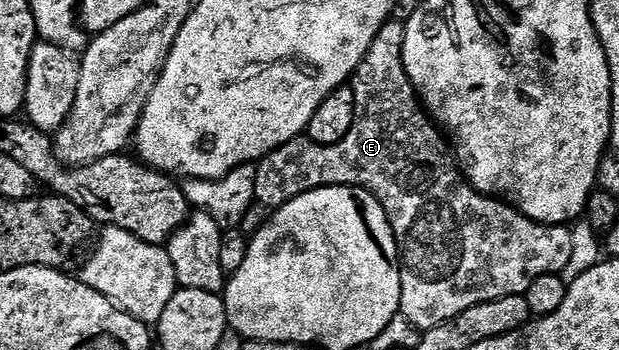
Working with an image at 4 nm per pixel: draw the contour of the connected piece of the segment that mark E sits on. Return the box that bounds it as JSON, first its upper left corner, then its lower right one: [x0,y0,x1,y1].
[254,21,572,333]

